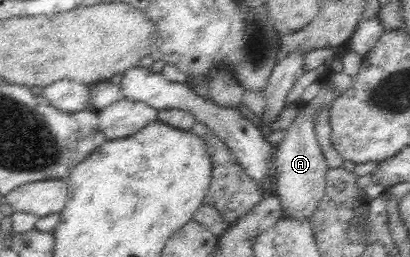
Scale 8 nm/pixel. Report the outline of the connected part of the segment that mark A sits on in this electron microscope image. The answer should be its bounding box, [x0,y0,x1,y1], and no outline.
[273,91,335,221]

